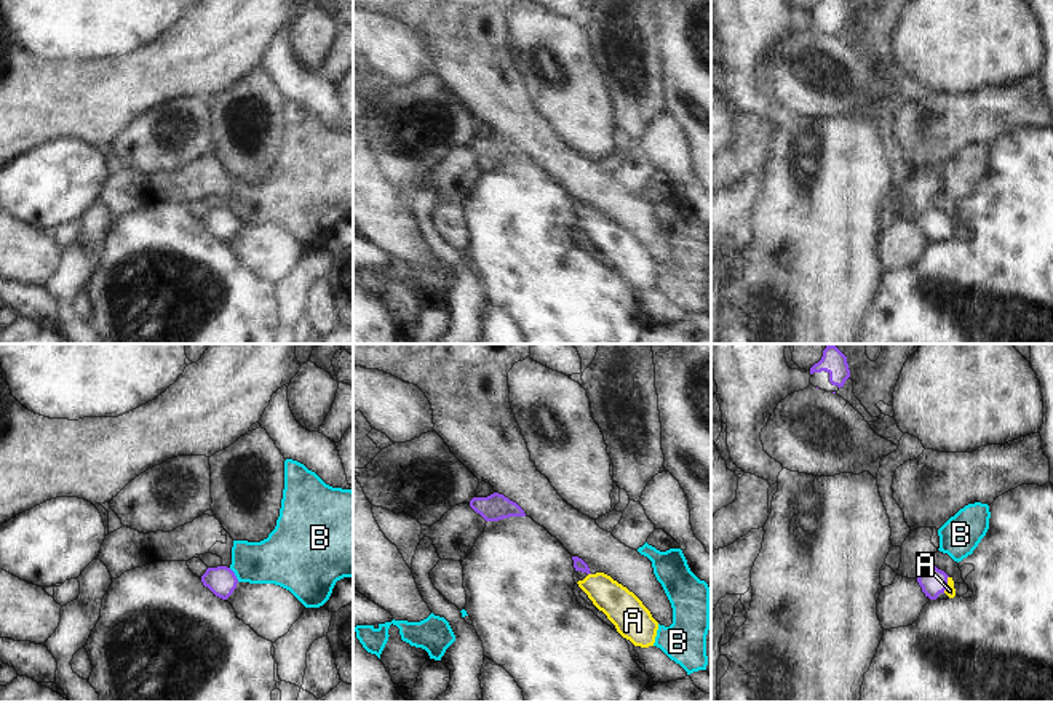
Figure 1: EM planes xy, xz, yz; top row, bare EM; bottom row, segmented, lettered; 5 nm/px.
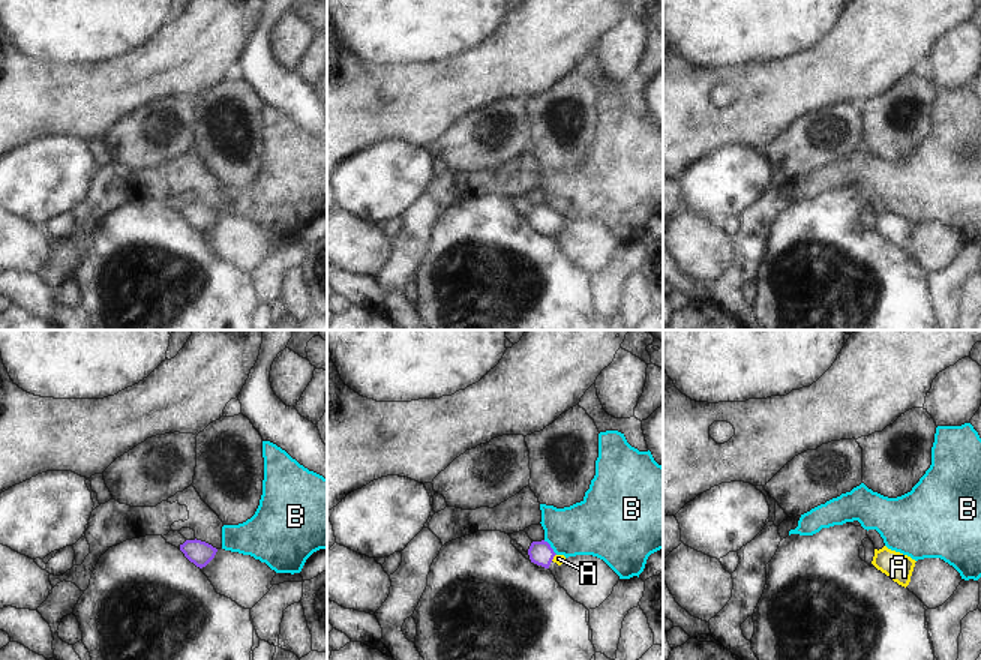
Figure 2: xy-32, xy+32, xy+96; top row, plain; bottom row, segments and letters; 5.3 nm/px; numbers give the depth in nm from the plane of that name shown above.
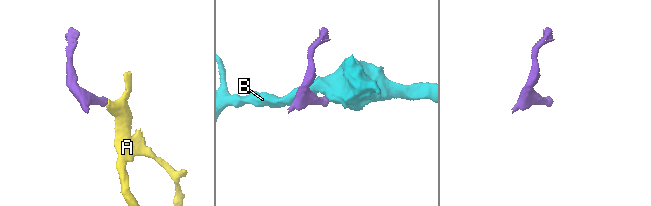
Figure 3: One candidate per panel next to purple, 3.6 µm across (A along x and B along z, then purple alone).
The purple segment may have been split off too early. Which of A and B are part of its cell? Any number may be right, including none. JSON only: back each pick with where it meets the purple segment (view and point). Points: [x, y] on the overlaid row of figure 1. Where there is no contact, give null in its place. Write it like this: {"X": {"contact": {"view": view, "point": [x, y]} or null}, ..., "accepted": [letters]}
{"A": {"contact": {"view": "yz", "point": [946, 584]}}, "accepted": ["A"]}

